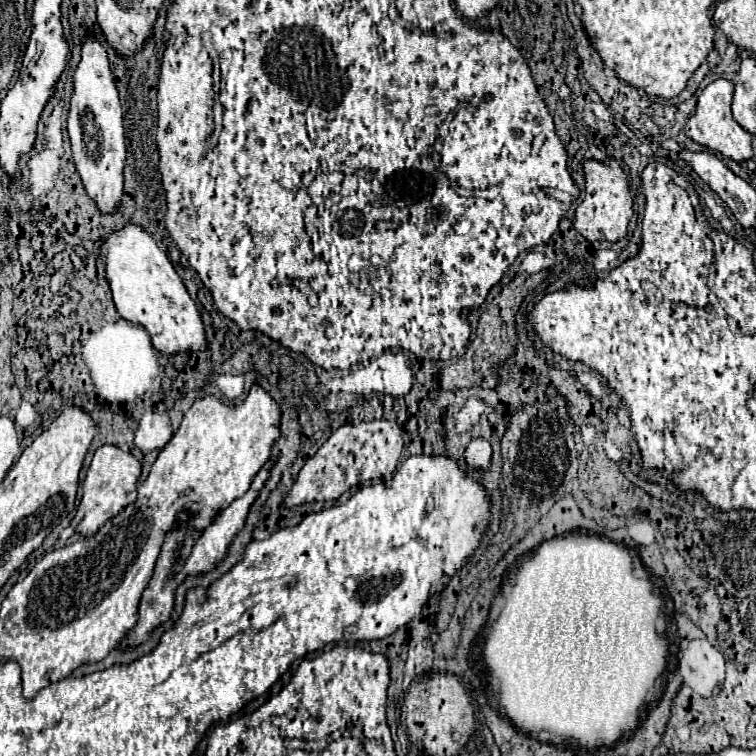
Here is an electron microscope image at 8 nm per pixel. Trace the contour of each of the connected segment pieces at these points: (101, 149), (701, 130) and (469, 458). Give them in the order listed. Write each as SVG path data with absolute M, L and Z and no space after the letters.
M84 39L82 61L74 73L74 95L70 103L68 117L68 135L72 143L74 163L82 177L88 197L96 203L100 213L116 213L122 193L124 193L124 159L126 159L126 137L124 137L124 119L122 107L118 101L118 91L108 67L108 57L104 47L92 39Z
M716 79L708 87L704 87L702 93L698 95L696 113L686 123L686 135L708 149L722 153L724 157L730 157L734 161L746 161L752 159L752 147L750 147L752 135L734 121L730 111L732 95L734 95L734 83L728 79Z
M472 439L466 445L464 451L464 461L470 469L476 471L488 471L490 469L490 461L492 461L492 445L486 439Z

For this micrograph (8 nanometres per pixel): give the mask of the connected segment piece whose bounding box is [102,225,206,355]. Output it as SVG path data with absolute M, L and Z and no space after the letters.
M128 225L122 231L112 233L102 245L102 255L116 311L126 321L146 327L154 347L160 353L174 355L206 349L204 321L200 317L196 301L188 295L168 255L142 227Z

